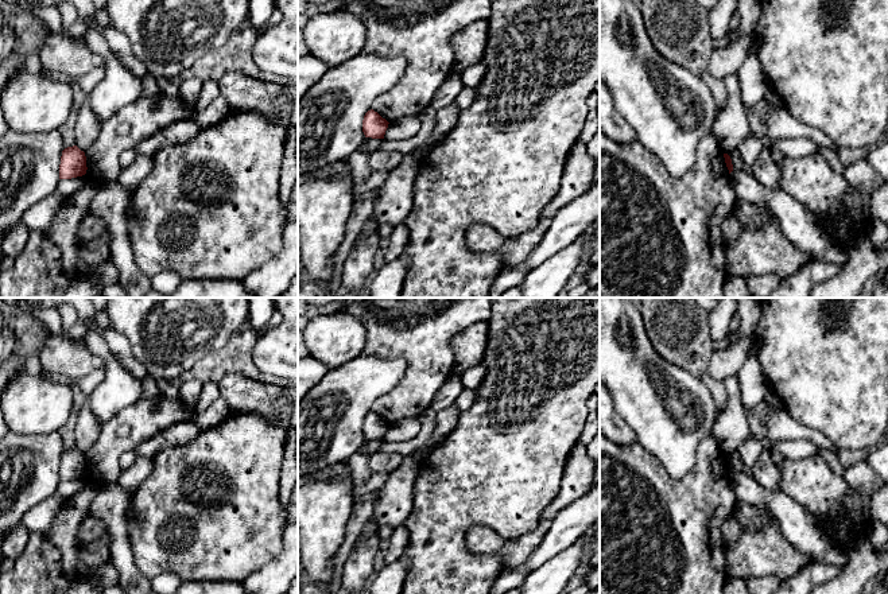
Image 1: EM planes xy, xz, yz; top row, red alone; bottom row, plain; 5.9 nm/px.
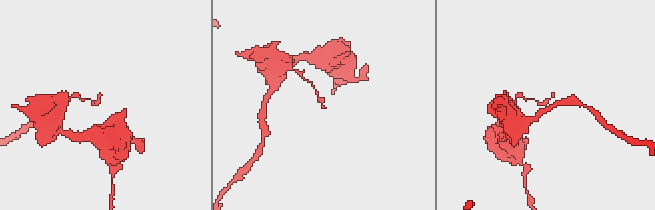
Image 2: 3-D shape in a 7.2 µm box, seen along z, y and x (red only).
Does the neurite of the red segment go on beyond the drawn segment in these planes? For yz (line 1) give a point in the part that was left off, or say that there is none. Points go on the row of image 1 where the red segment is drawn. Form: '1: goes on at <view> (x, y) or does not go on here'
1: does not go on here

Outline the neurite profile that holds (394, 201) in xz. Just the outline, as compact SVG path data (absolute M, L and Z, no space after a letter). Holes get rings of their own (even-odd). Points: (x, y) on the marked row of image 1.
M404 155L400 164L389 172L384 185L376 191L373 216L380 225L396 226L406 221L414 205L414 183L418 163Z

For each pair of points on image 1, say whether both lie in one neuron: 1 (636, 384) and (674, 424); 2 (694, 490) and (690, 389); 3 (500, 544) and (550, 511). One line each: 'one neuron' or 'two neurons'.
1: one neuron
2: two neurons
3: one neuron

